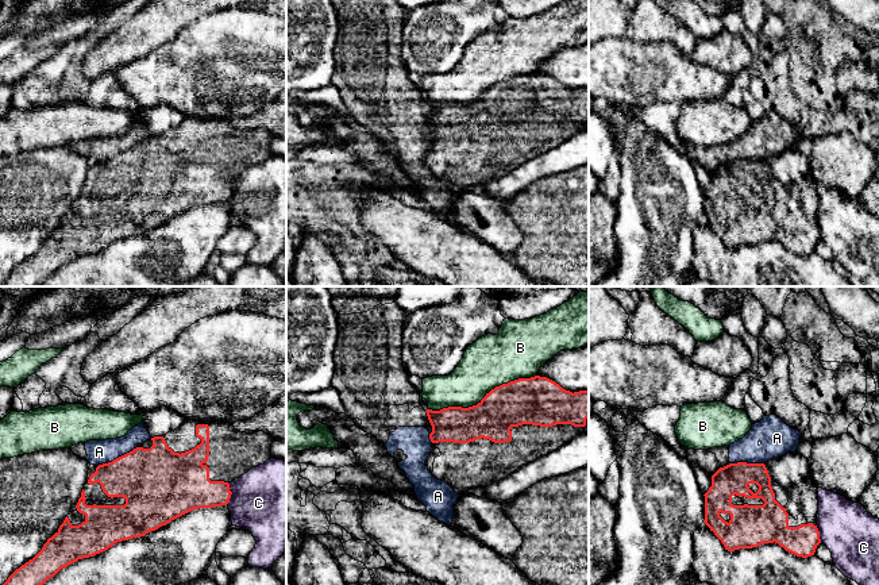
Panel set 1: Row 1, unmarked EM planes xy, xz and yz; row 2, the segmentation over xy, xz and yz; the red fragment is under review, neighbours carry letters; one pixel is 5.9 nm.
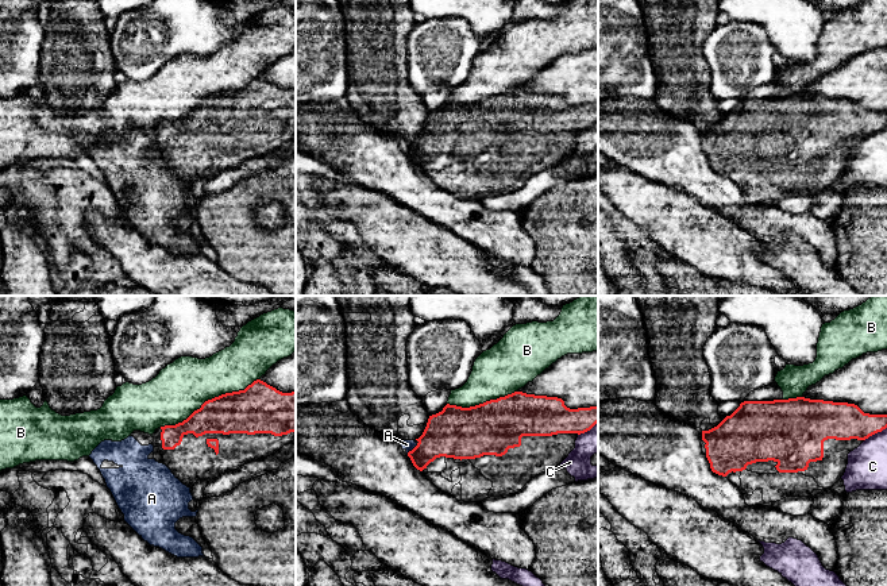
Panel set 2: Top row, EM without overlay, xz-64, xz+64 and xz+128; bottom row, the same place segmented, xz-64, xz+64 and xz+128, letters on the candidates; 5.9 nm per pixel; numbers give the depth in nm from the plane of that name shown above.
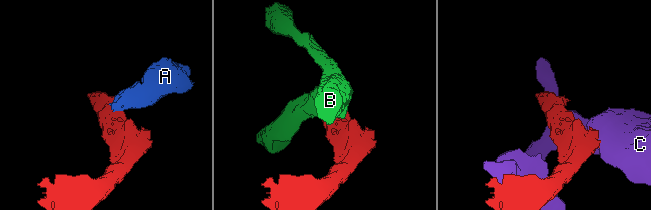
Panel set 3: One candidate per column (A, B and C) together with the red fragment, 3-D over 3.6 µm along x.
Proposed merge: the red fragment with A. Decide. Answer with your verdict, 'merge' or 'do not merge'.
do not merge

